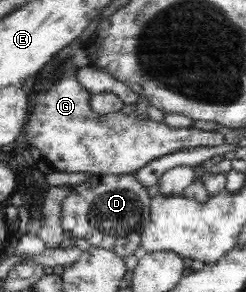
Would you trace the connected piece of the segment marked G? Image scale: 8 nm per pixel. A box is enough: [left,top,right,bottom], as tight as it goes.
[26,68,224,175]

